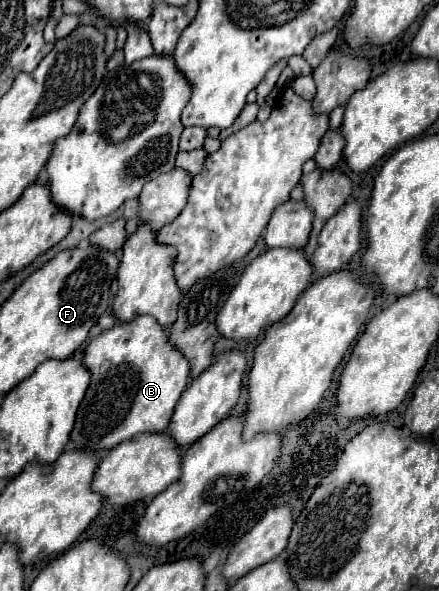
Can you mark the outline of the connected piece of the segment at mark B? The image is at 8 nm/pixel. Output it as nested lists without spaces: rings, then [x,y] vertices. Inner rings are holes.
[[[140,316],[132,322],[120,322],[114,328],[104,330],[88,344],[84,352],[84,364],[90,368],[92,380],[78,408],[76,426],[70,438],[76,448],[88,452],[112,450],[122,440],[128,440],[140,432],[164,432],[182,392],[190,382],[190,364],[182,360],[182,352],[174,352],[174,348],[166,344],[166,328],[162,328],[150,316]]]

